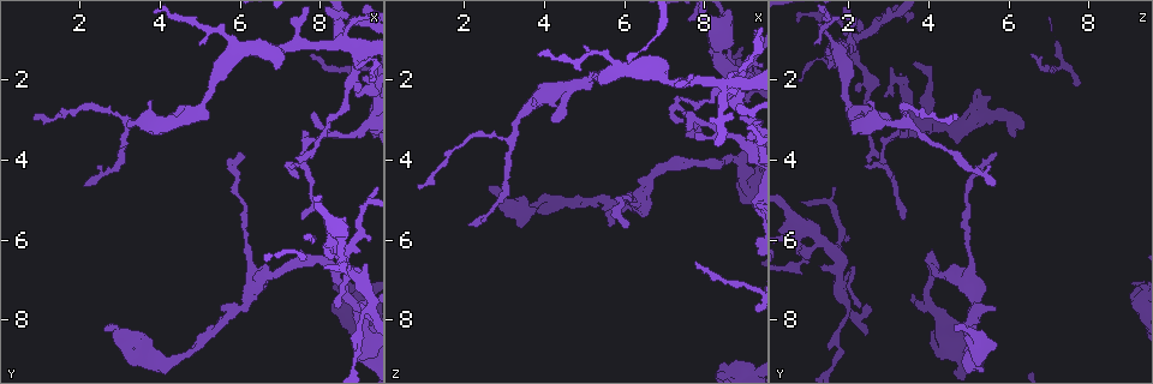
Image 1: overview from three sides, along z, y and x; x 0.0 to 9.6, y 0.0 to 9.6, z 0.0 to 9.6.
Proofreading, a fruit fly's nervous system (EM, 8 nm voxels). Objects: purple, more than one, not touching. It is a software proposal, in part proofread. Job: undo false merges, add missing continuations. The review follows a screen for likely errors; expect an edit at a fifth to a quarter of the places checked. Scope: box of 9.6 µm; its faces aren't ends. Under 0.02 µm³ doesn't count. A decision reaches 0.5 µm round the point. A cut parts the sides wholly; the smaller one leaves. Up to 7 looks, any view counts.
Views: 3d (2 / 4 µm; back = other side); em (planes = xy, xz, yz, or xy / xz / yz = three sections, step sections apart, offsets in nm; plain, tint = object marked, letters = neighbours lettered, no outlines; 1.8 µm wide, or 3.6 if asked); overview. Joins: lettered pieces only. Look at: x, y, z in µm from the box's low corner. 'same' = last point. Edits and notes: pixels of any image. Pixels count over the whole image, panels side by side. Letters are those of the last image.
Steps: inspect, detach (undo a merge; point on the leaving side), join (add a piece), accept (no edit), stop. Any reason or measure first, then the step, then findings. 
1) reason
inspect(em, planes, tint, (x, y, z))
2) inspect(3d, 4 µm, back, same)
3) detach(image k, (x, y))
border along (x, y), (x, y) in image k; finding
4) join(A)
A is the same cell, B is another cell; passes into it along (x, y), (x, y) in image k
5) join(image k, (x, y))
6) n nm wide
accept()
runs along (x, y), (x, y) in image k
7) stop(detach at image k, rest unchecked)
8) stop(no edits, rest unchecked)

calibre changes
inspect(3d, 4 µm, (9.00, 8.45, 4.40))

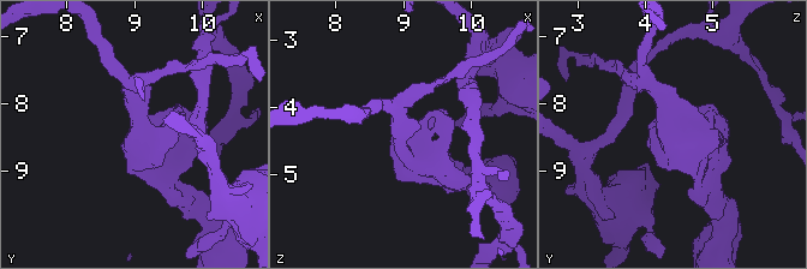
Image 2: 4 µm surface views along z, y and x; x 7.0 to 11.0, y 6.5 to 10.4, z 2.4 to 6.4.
inspect(em, planes, letters, (9.00, 8.45, 4.45))

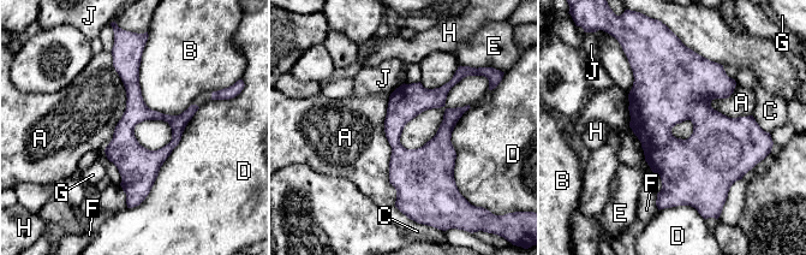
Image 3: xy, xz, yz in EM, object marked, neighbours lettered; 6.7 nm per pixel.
D touches over 850 nm
accept()
A, B, C, D, E, F, G, H and J are other cells; runs along (129, 54), (127, 154), (139, 199) in image 3; all the same cell

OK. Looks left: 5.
free end
inspect(em, planes, letters, (2.60, 8.20, 4.65))

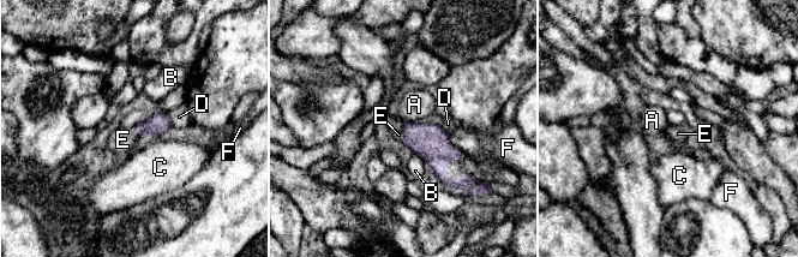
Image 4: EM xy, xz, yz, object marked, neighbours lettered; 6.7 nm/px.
join(E)
E is the same cell, A, B, C, D and F are other cells; passes into it along (431, 142), (406, 132), (398, 135) in image 4; it goes on there

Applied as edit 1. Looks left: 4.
redraw
inspect(overview)

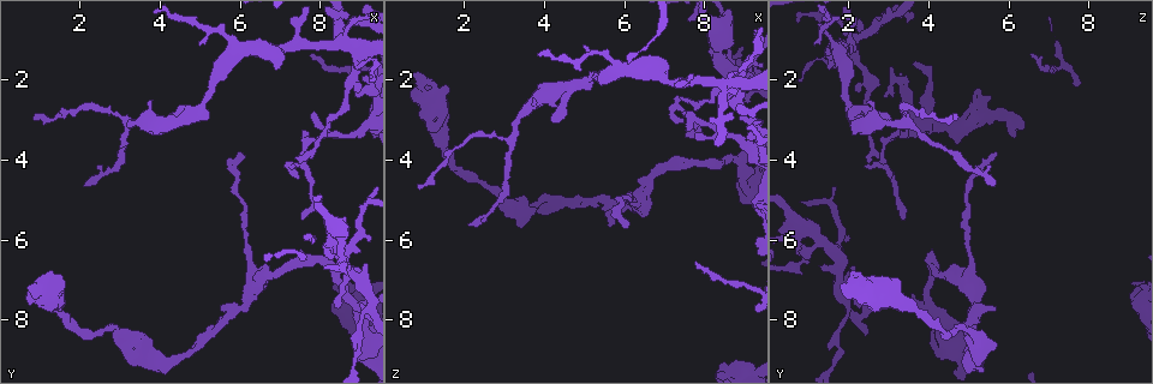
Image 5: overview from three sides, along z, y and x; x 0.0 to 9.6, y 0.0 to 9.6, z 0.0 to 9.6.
free end
inspect(3d, 2 µm, (5.60, 7.65, 5.75))

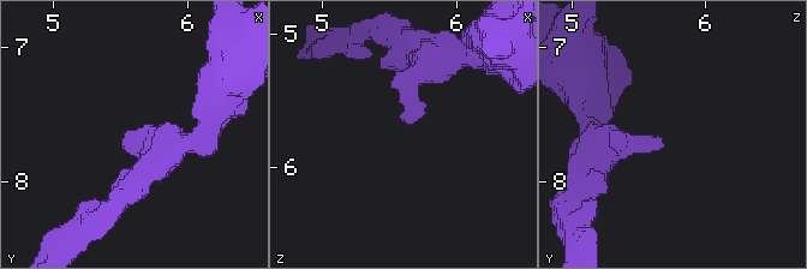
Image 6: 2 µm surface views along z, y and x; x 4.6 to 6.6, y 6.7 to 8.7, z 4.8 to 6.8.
shape alone is not enough
inspect(em, planes, plain, (5.64, 7.70, 5.68))

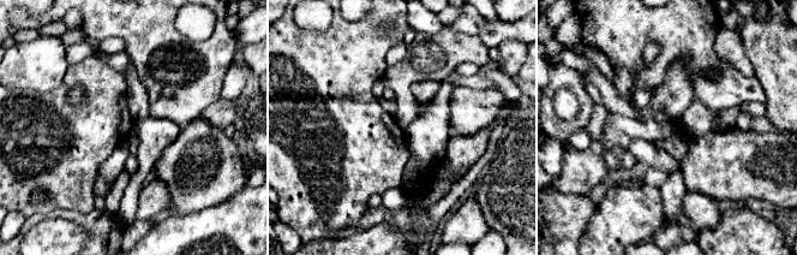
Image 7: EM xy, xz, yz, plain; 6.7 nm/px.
inspect(em, planes, letters, same)

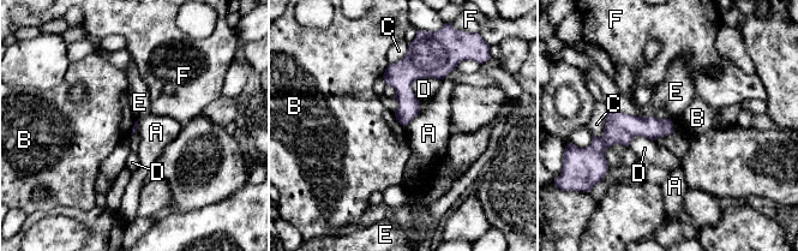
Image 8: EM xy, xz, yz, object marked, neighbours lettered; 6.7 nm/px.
accept()
A, B, C, D, E and F are other cells; border along (394, 113), (395, 118), (404, 126) in image 8; none of them fits

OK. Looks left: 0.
stop(join at image 4, rest unchecked)

